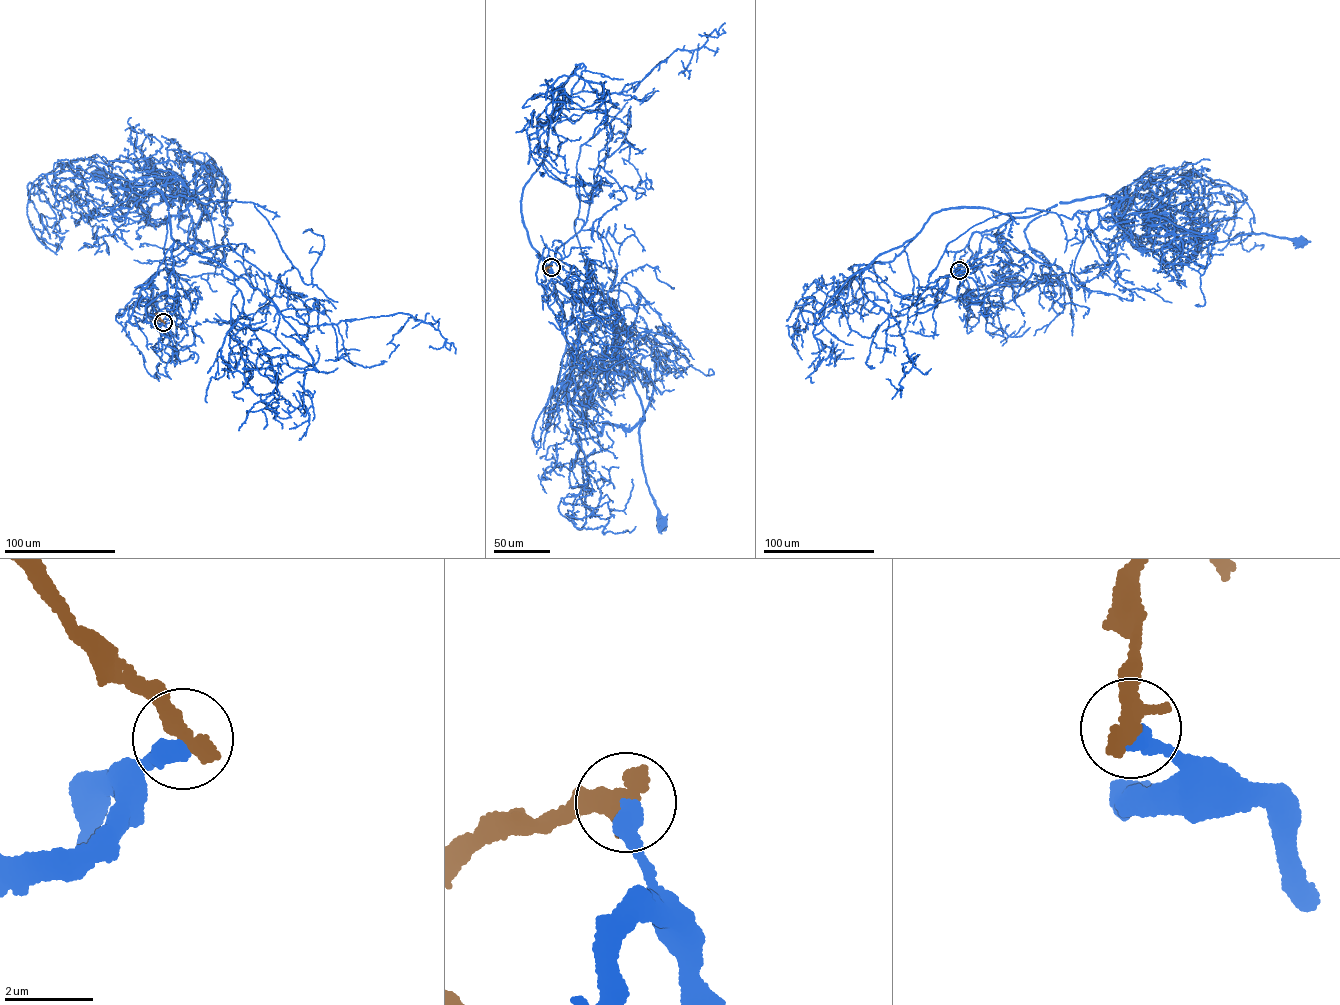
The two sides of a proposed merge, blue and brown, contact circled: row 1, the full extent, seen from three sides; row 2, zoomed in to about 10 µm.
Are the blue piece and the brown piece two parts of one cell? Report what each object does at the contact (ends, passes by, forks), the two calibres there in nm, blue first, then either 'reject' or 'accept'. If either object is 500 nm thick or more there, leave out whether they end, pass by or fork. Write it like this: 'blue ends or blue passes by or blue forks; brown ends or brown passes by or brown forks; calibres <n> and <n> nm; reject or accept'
blue ends; brown ends; calibres 440 and 440 nm; reject

